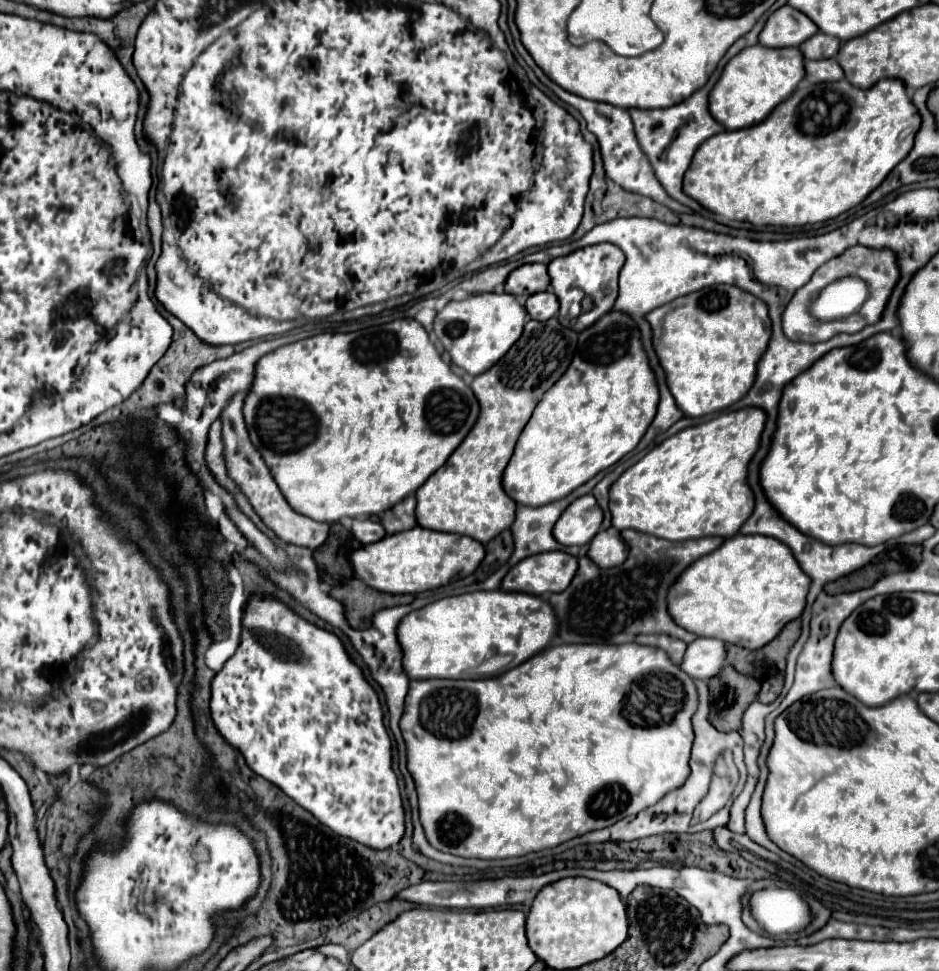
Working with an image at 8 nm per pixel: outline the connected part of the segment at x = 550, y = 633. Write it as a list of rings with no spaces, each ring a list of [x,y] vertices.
[[[474,591],[456,597],[444,597],[404,617],[398,627],[400,645],[404,649],[404,669],[410,679],[470,679],[480,663],[494,655],[512,655],[508,669],[524,663],[552,643],[556,637],[556,615],[552,605],[538,595],[512,591]]]

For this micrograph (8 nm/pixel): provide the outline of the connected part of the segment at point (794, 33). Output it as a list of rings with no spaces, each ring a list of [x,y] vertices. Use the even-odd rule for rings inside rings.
[[[784,5],[768,17],[760,33],[760,43],[766,47],[800,47],[816,33],[818,27],[812,19],[808,19],[798,9]]]

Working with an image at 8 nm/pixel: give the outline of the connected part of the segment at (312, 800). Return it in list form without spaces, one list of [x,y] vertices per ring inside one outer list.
[[[252,595],[244,607],[238,651],[214,675],[210,687],[214,729],[242,753],[256,775],[280,787],[340,837],[378,851],[400,843],[406,831],[404,805],[392,769],[392,743],[382,723],[382,705],[338,635],[306,621],[274,595]]]

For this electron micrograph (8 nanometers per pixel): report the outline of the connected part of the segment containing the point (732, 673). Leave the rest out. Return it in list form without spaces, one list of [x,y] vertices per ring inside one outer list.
[[[726,665],[720,675],[708,681],[710,687],[710,721],[720,731],[740,729],[746,707],[756,699],[760,683]]]

